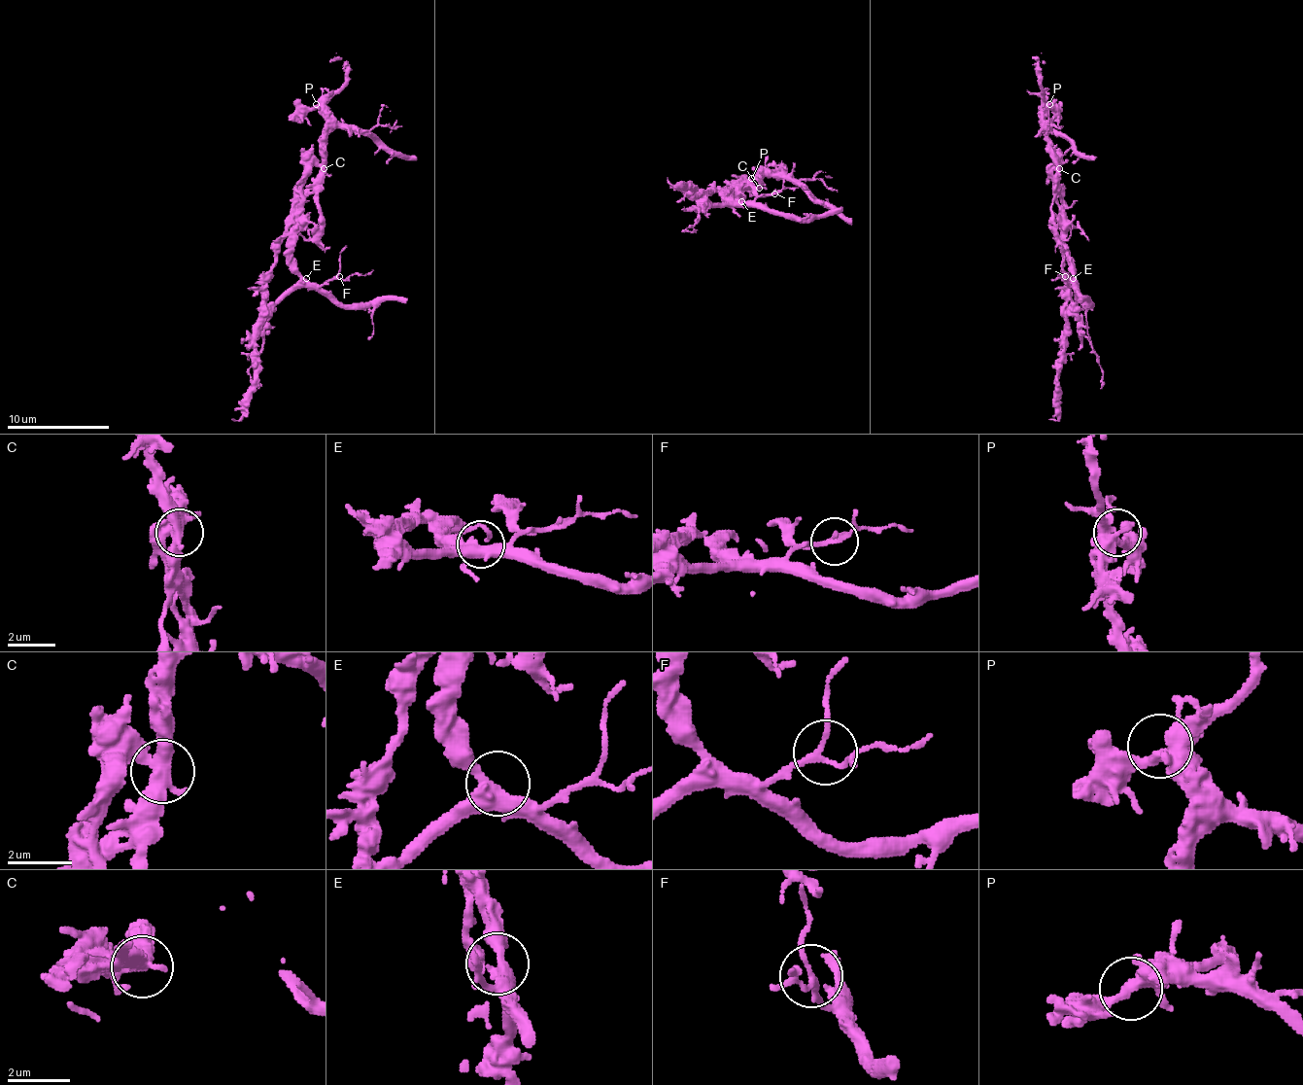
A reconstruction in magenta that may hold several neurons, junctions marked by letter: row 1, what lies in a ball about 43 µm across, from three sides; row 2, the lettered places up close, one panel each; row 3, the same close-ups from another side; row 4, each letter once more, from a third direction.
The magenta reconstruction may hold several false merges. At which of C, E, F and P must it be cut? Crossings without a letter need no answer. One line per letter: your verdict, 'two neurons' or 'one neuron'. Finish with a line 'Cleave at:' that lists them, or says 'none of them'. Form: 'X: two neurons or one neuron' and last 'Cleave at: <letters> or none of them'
C: two neurons
E: one neuron
F: one neuron
P: one neuron
Cleave at: C

